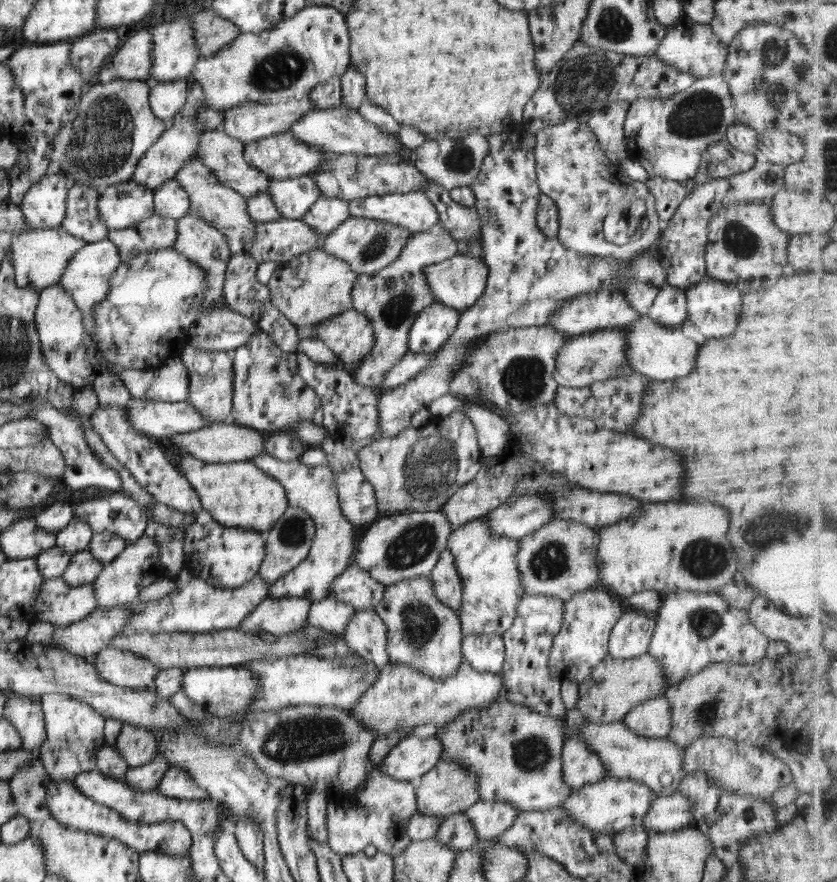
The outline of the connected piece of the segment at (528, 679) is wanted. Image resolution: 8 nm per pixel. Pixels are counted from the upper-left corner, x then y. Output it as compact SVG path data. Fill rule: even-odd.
M524 594L512 626L502 634L505 659L501 670L501 695L510 703L523 705L534 713L559 718L564 718L568 710L561 697L561 682L551 673L549 656L554 637L562 628L564 609L565 603L561 598Z

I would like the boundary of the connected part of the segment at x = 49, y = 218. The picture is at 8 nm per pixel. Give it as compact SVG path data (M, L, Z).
M50 167L47 173L33 184L19 204L30 229L60 227L65 219L67 189L70 180L58 168Z

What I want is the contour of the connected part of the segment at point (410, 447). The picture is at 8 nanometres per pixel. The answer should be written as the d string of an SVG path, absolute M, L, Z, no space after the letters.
M455 410L446 418L436 418L428 426L402 430L394 438L378 437L370 446L357 452L362 475L375 491L378 511L402 513L414 511L441 511L449 499L468 481L472 480L482 468L481 449L478 445L478 432L472 421L463 413Z

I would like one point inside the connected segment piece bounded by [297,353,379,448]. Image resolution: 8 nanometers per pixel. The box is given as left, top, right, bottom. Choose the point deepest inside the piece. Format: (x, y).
(350, 410)

